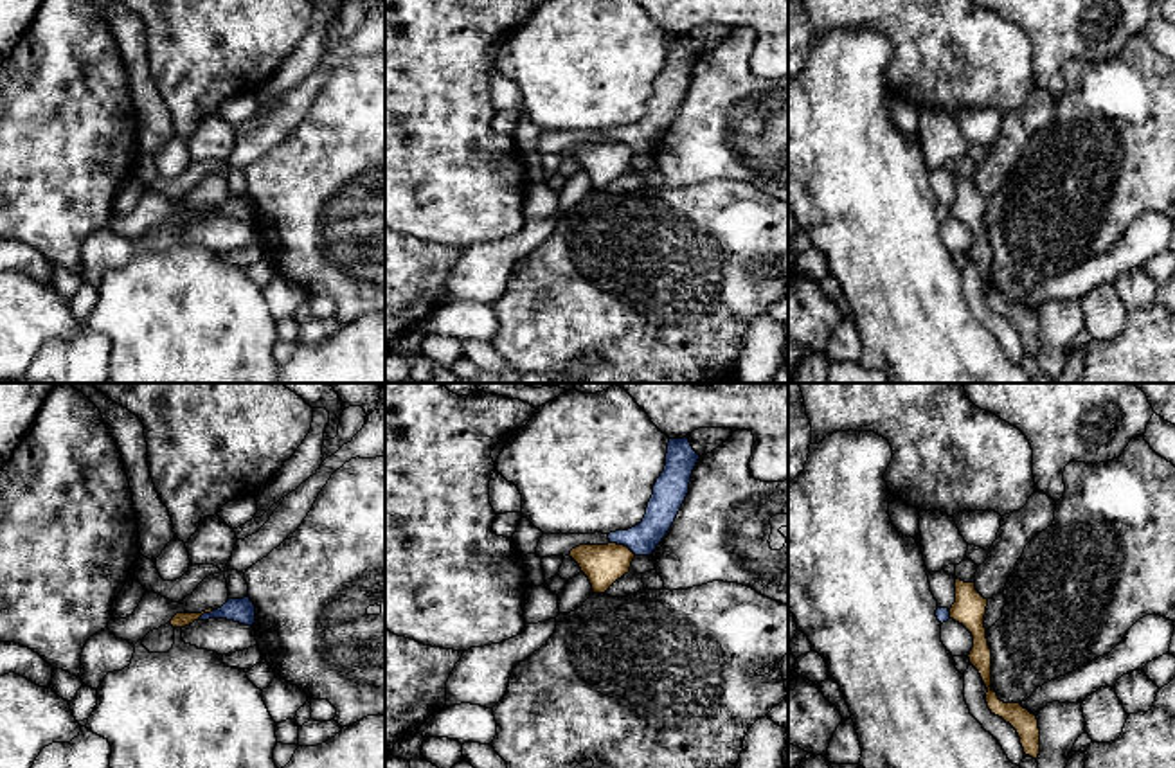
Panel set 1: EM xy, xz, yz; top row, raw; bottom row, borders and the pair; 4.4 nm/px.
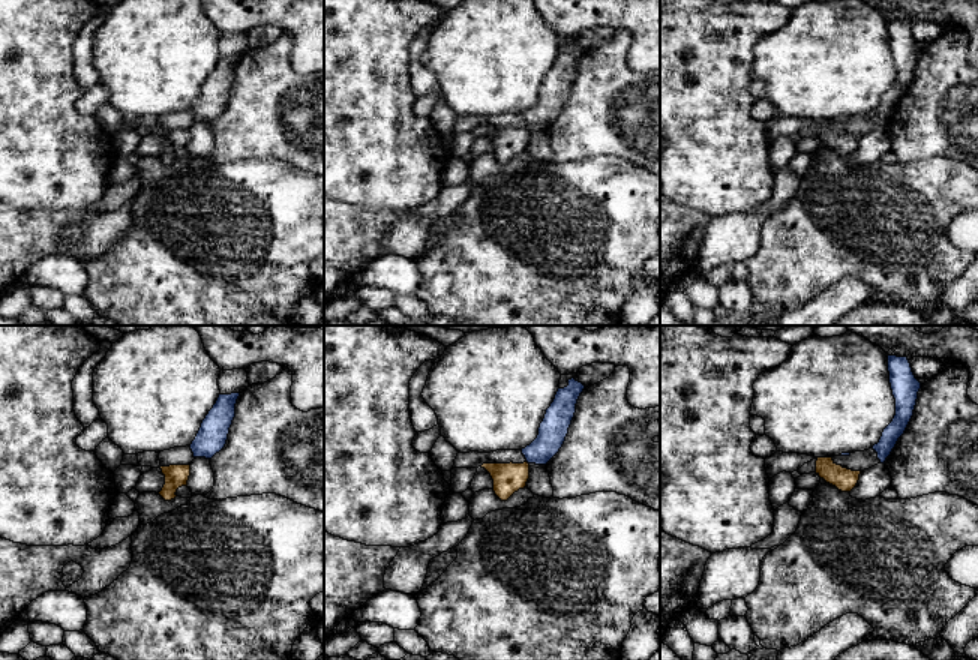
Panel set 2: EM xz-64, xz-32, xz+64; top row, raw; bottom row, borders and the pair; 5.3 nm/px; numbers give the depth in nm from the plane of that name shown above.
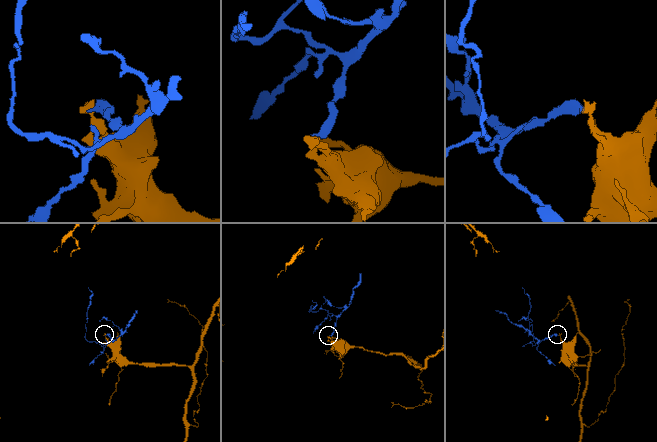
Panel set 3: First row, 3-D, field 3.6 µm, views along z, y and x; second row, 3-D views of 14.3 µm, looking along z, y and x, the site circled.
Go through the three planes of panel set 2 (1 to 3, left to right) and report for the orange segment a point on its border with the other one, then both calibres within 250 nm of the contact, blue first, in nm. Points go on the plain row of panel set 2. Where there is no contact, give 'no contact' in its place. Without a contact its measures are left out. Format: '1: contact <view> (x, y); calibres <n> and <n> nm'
1: no contact
2: no contact
3: no contact

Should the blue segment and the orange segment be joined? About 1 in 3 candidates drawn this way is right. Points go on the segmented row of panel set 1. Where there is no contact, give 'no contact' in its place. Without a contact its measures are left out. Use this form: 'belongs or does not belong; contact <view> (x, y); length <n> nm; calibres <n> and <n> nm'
does not belong; contact xz (623, 544); length 130 nm; calibres 140 and 180 nm

